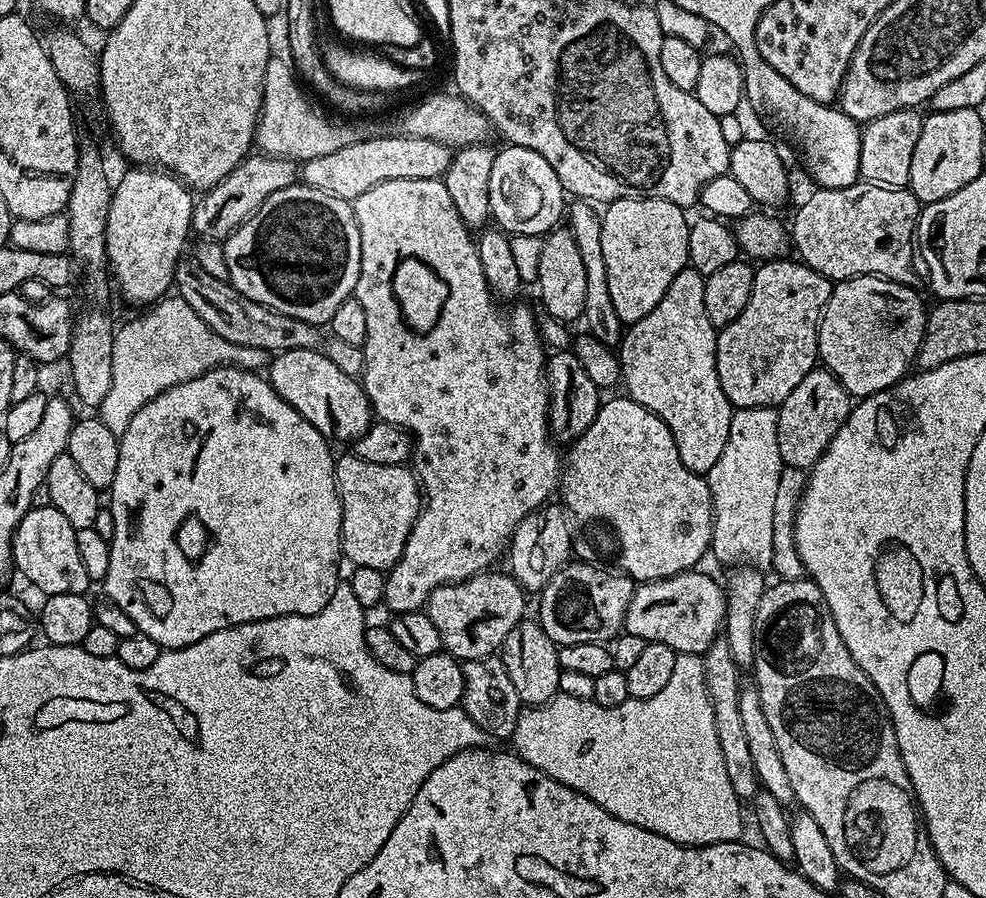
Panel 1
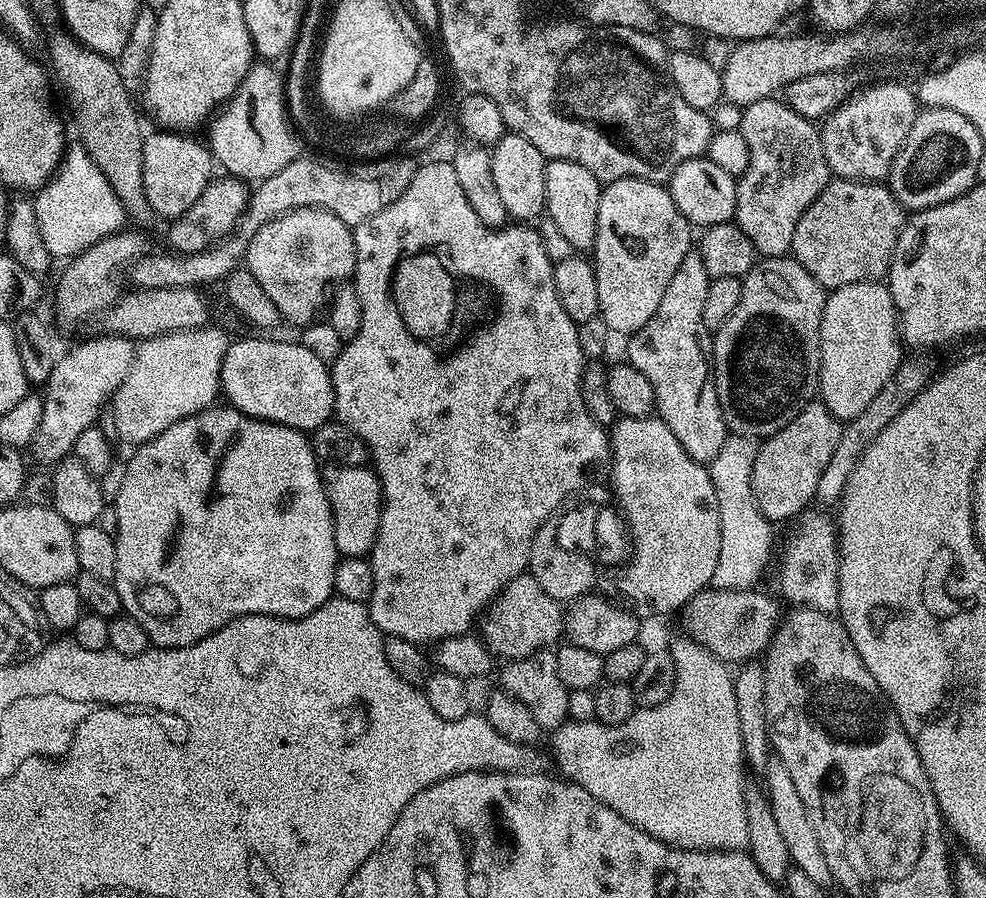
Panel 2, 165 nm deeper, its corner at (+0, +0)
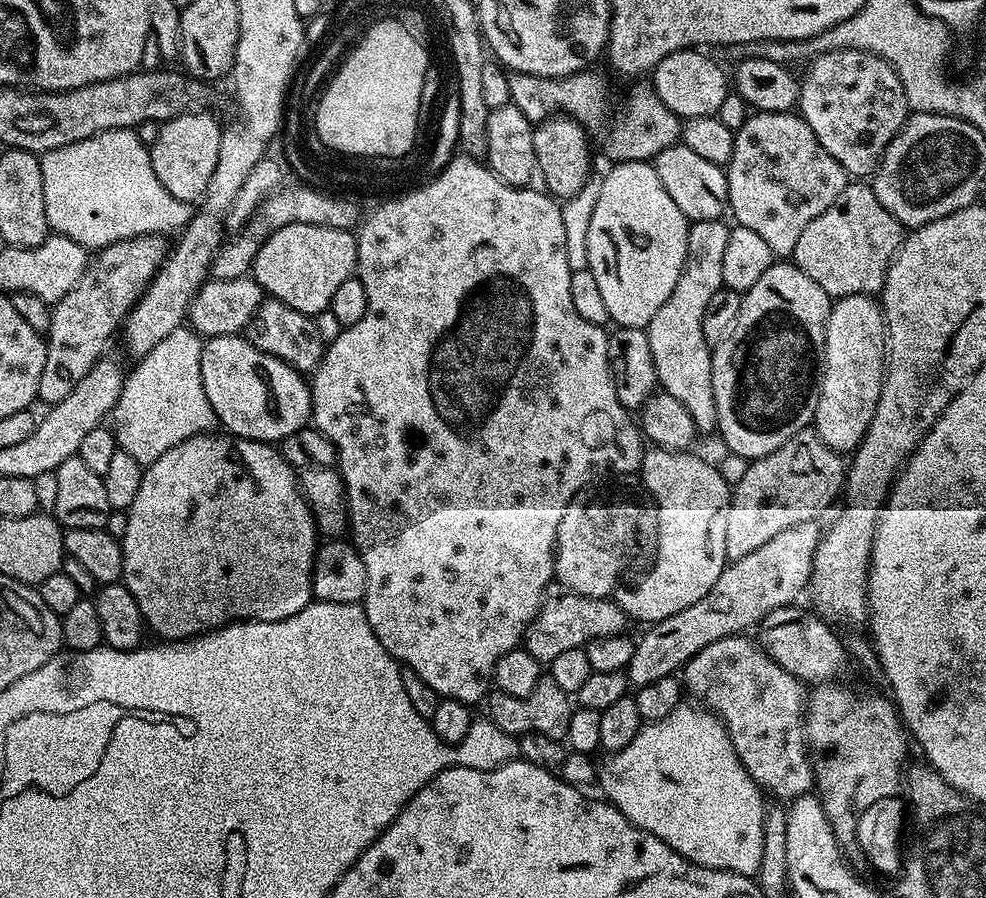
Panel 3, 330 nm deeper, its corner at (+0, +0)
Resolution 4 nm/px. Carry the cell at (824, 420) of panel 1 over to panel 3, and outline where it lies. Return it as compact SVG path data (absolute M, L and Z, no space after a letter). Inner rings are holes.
M811 427L786 438L778 450L751 461L741 480L732 489L730 514L726 514L726 554L729 561L746 558L758 546L770 542L782 530L798 522L817 519L832 503L837 503L846 479L846 460L822 442Z

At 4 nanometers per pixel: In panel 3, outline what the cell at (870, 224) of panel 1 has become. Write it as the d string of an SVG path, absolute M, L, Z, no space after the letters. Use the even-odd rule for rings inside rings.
M849 182L798 237L791 259L809 278L833 298L871 296L883 293L888 266L905 239L906 229L878 202L874 190L864 182Z

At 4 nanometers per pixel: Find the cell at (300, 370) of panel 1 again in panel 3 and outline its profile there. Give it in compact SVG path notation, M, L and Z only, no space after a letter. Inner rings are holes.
M243 335L235 336L213 336L203 341L204 349L202 350L202 386L206 390L206 398L210 398L210 406L214 406L214 414L218 421L219 427L225 433L241 436L242 438L250 438L251 440L262 440L265 442L279 442L284 440L290 434L294 434L298 430L309 427L312 419L312 389L309 381L305 379L301 373L295 368L291 368L286 362L282 362L278 358L274 358L270 354L266 354L262 350L258 350Z

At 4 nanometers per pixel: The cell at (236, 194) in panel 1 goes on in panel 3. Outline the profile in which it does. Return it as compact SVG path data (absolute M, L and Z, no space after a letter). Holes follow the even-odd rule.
M160 234L139 236L129 240L119 240L110 246L99 249L91 257L88 268L74 286L74 290L70 290L70 294L66 294L57 304L52 305L52 317L46 333L48 346L46 366L42 370L42 378L38 382L39 399L45 400L45 405L51 406L62 402L62 398L66 398L66 394L70 394L70 390L74 390L74 386L78 386L78 382L82 382L82 378L86 378L86 374L90 374L90 370L99 362L100 357L105 355L104 343L115 332L117 335L121 331L124 321L128 318L128 313L132 311L137 300L144 295L145 288L155 280L156 272L164 263L170 251L170 244L164 240L167 239Z

